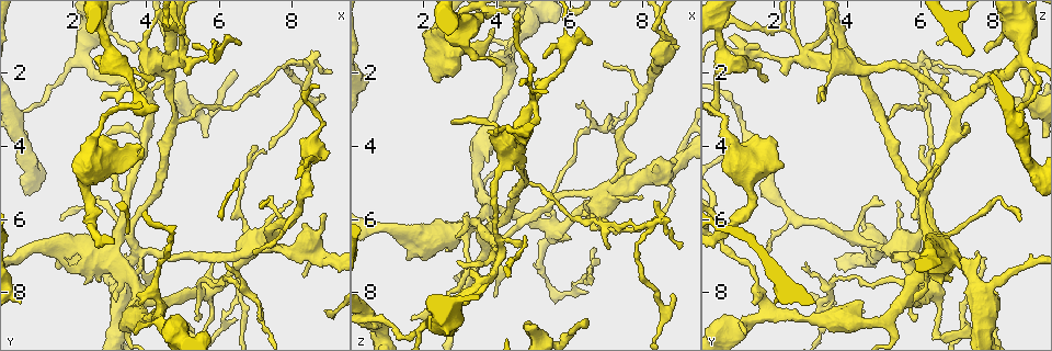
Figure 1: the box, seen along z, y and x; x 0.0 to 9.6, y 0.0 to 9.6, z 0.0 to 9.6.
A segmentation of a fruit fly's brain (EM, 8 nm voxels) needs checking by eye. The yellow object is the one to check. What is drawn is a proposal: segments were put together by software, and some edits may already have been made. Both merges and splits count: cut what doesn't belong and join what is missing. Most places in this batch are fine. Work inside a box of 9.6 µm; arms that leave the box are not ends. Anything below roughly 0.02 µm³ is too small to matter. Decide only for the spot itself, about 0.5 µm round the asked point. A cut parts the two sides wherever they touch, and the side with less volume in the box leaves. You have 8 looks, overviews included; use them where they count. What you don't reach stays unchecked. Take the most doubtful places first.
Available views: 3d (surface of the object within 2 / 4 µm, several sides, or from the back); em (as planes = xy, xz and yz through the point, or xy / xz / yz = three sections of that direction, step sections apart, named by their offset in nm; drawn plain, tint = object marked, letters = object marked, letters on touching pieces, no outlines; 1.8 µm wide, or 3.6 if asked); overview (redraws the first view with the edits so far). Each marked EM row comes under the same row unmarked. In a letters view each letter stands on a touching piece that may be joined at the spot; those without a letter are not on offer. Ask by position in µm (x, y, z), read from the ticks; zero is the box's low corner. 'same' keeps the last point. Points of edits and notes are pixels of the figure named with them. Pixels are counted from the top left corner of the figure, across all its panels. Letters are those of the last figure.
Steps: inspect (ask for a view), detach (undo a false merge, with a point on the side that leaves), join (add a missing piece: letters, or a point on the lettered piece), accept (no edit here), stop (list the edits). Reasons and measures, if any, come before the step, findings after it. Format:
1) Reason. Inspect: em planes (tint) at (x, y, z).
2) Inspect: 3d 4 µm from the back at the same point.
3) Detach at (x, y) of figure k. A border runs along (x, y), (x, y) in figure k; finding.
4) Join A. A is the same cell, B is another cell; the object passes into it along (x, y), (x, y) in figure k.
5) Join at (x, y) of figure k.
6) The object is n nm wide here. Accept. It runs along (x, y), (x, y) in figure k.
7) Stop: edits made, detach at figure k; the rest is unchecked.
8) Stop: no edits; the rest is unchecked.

Branch stops here. Inspect: 3d 4 µm at (2.55, 1.65, 1.00).

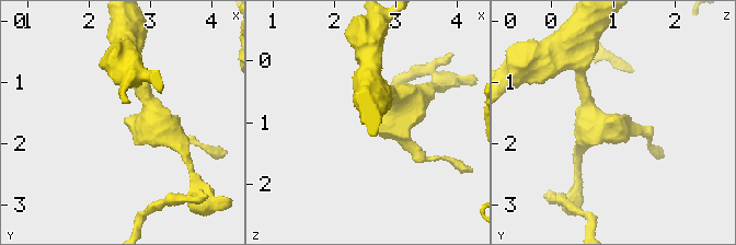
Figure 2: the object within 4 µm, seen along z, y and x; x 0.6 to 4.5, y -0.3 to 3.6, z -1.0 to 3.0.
Inspect: em 3.6 µm yz step 8 (letters) at the same point.

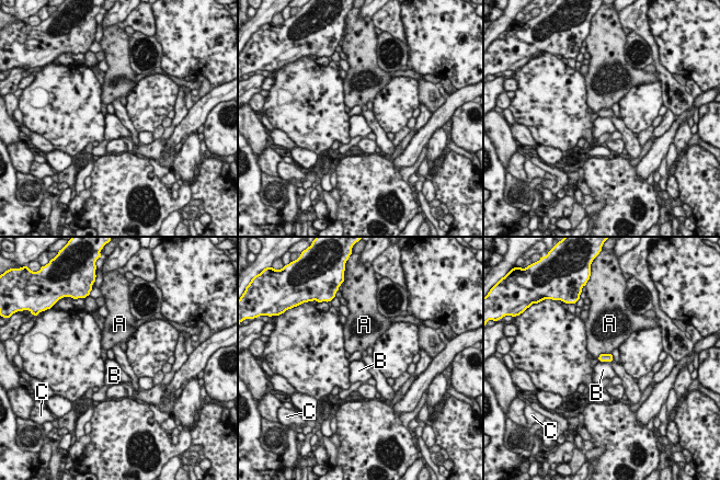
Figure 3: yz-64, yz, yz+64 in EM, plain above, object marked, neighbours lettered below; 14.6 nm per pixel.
Inspect: em 3.6 µm planes (letters) at the same point.

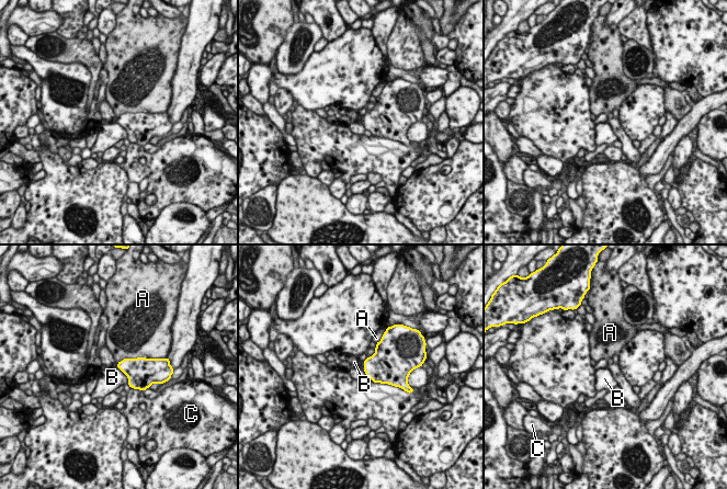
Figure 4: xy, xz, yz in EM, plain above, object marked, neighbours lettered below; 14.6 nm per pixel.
The object is 190 nm wide here. Accept. A, B and C are other cells; a border runs along (116, 366), (127, 377), (128, 383) in figure 4; no lettered piece goes on from it.

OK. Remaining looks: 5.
Free end. Inspect: em 3.6 µm xy step 8 (tint) at (3.95, 4.00, 0.85).

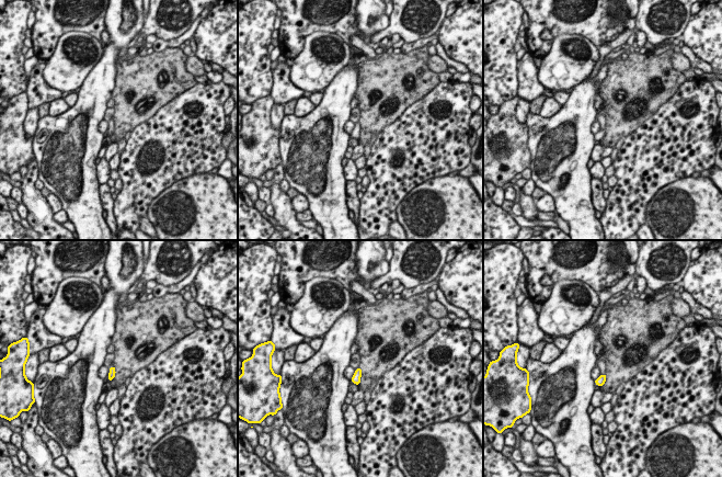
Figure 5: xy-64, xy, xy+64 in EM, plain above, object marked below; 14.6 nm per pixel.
See the neighbours. Inspect: em 3.6 µm xy step 8 (letters) at the same point.

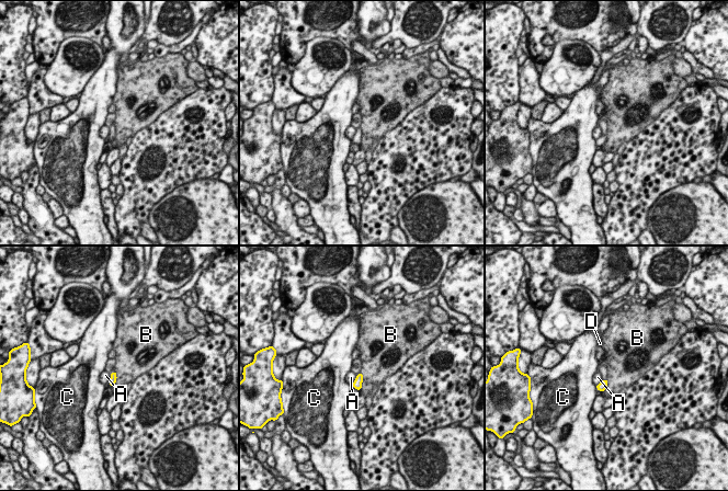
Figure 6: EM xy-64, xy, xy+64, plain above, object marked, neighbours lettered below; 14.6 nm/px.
The longest contact is with B, 280 nm. Accept. A, B, C and D are other cells; a border runs along (361, 372), (362, 388), (360, 390) in figure 6; no lettered piece goes on from it.

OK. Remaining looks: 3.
Tapers out. Inspect: em planes (letters) at (8.80, 2.65, 8.10).

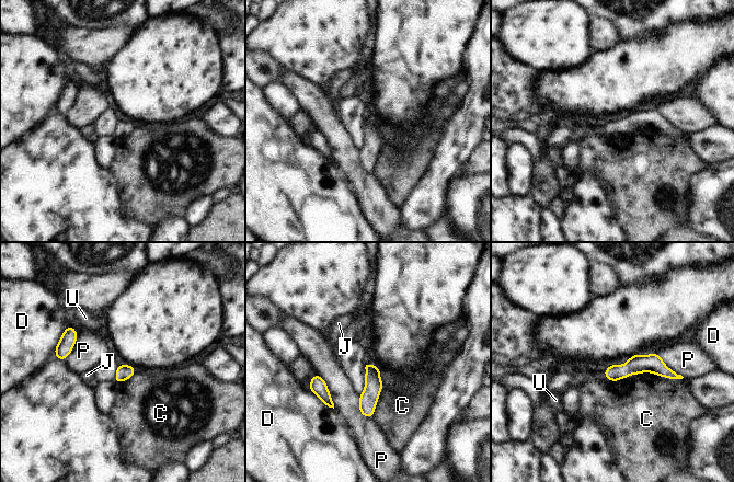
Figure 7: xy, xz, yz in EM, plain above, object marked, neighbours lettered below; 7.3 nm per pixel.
The longest contact is with C, 360 nm. Accept. C, D, J, P and U are other cells; a border runs along (634, 374), (683, 378) in figure 7; no lettered piece goes on from it.

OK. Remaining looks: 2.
Stop: no edits; the rest is unchecked.

